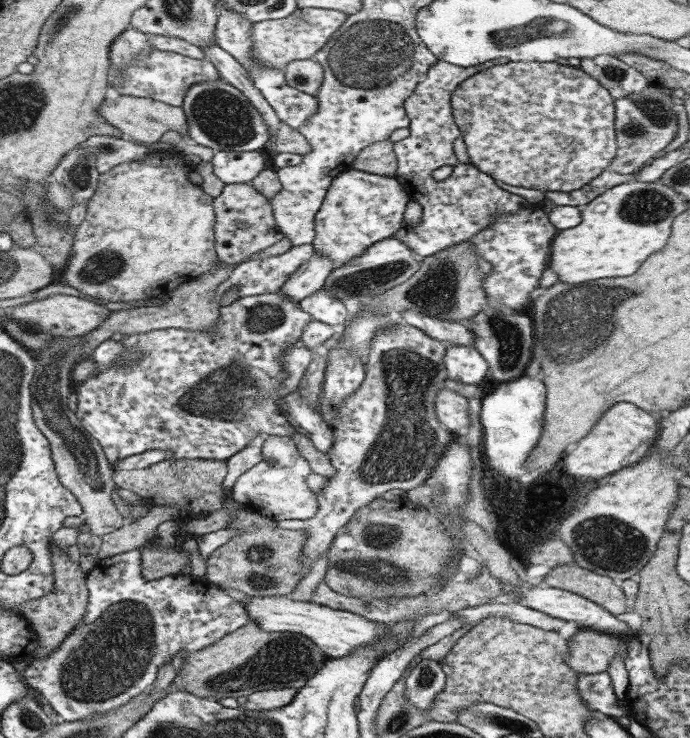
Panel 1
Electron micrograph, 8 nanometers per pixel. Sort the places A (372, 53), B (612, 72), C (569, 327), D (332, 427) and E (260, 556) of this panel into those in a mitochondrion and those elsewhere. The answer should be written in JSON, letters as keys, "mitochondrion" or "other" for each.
{"A":"mitochondrion","B":"mitochondrion","C":"mitochondrion","D":"other","E":"mitochondrion"}

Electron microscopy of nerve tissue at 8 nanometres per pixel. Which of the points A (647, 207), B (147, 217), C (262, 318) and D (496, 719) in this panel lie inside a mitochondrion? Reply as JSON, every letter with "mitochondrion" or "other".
{"A":"mitochondrion","B":"other","C":"mitochondrion","D":"mitochondrion"}

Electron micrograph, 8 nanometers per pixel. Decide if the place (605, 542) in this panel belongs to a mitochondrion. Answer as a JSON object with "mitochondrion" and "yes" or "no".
{"mitochondrion":"yes"}

